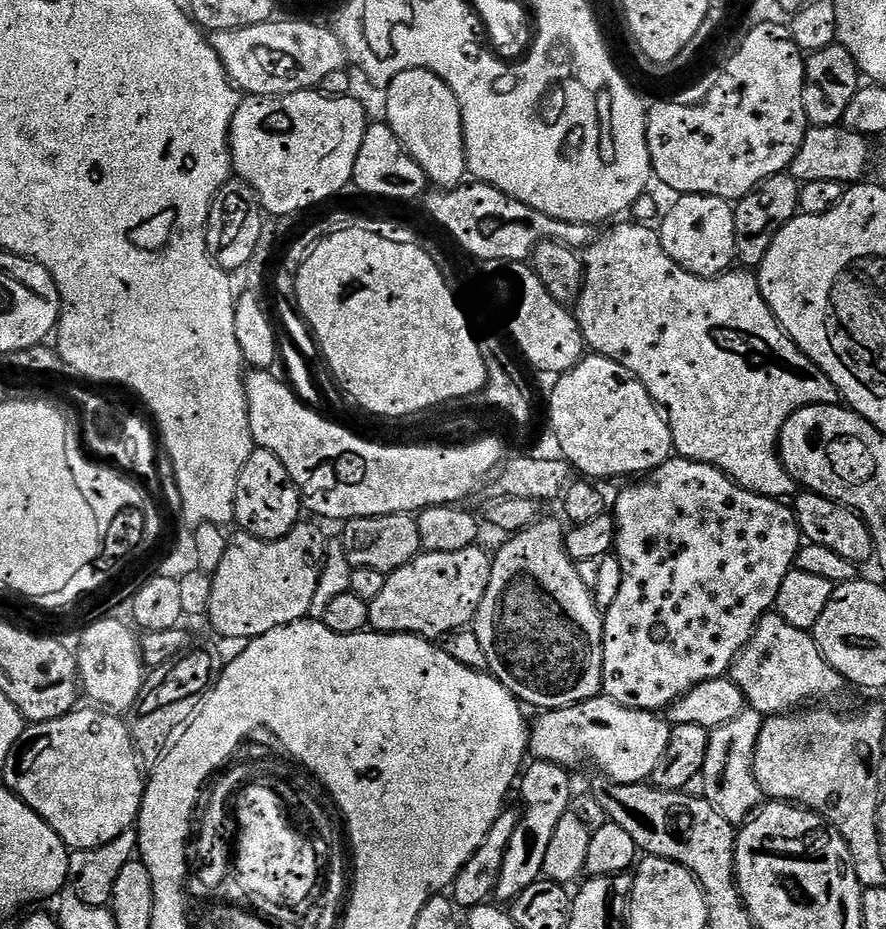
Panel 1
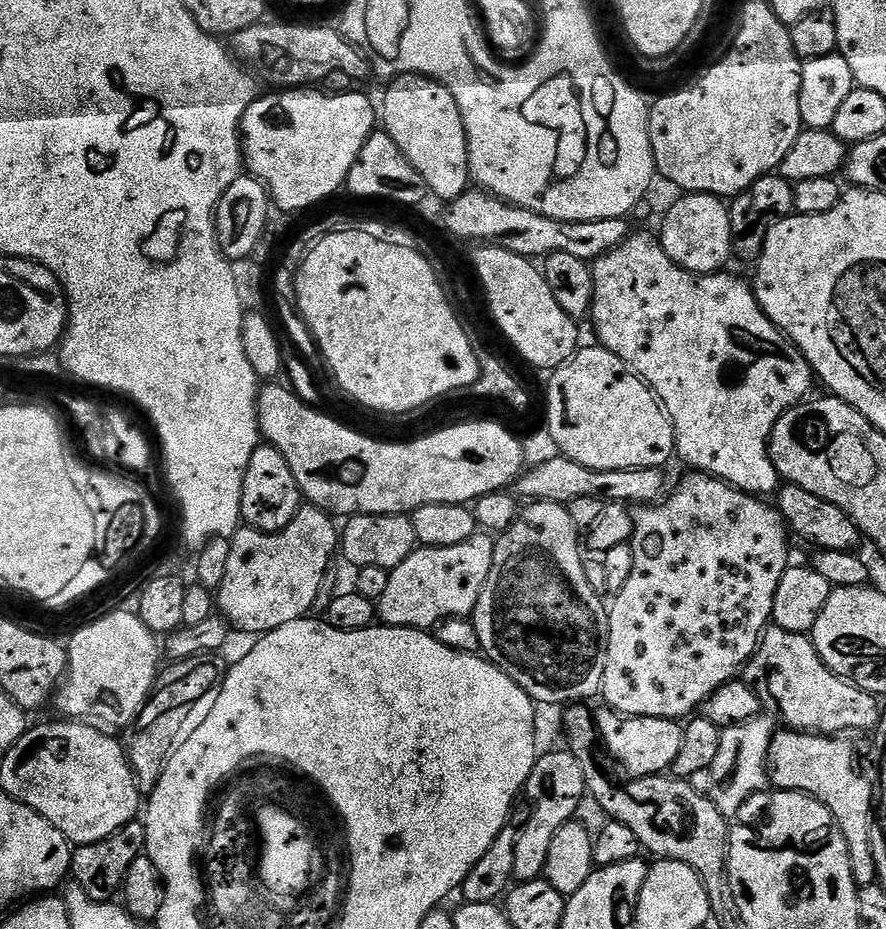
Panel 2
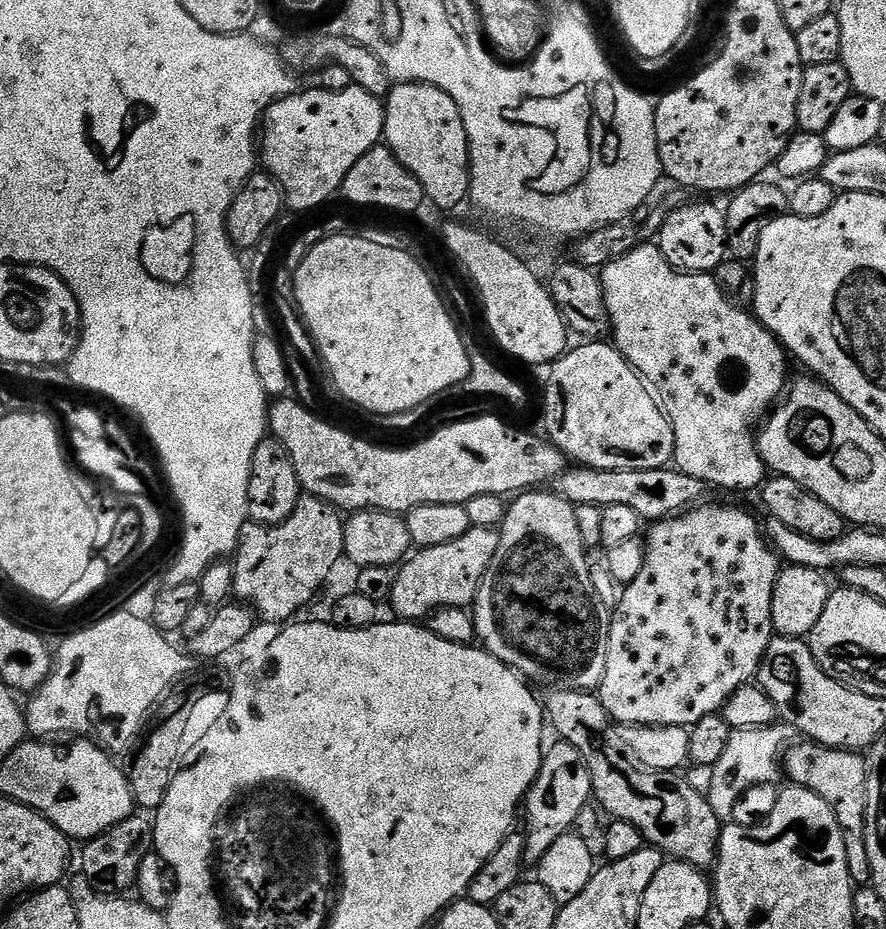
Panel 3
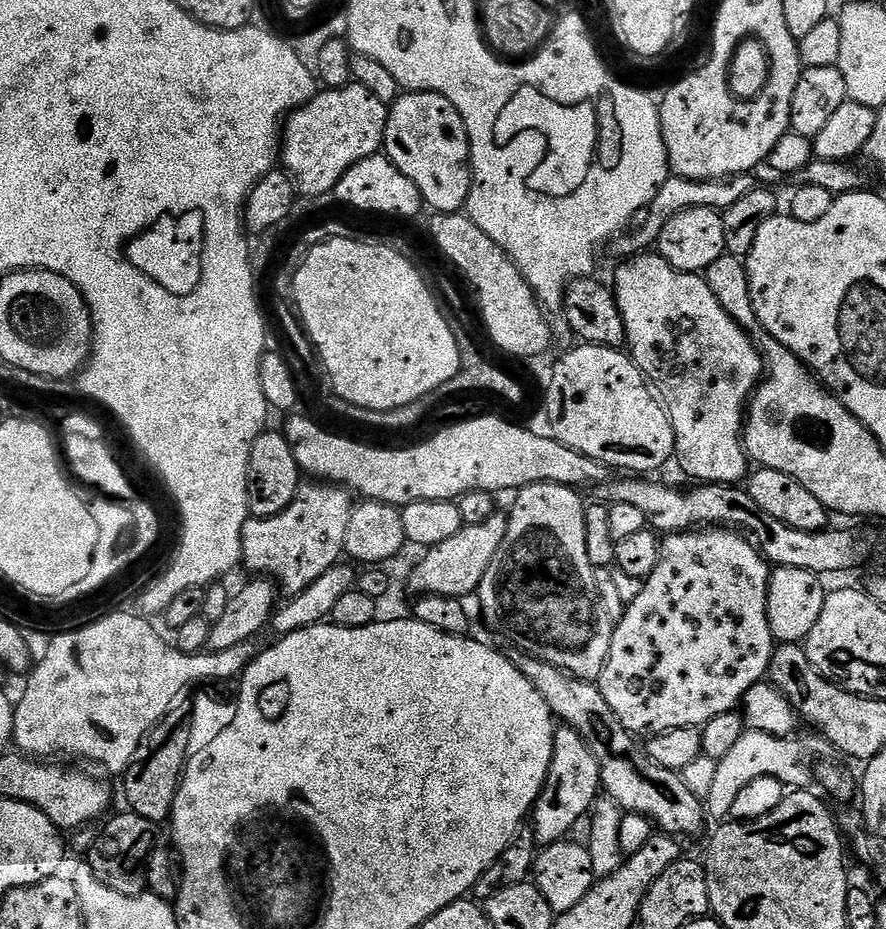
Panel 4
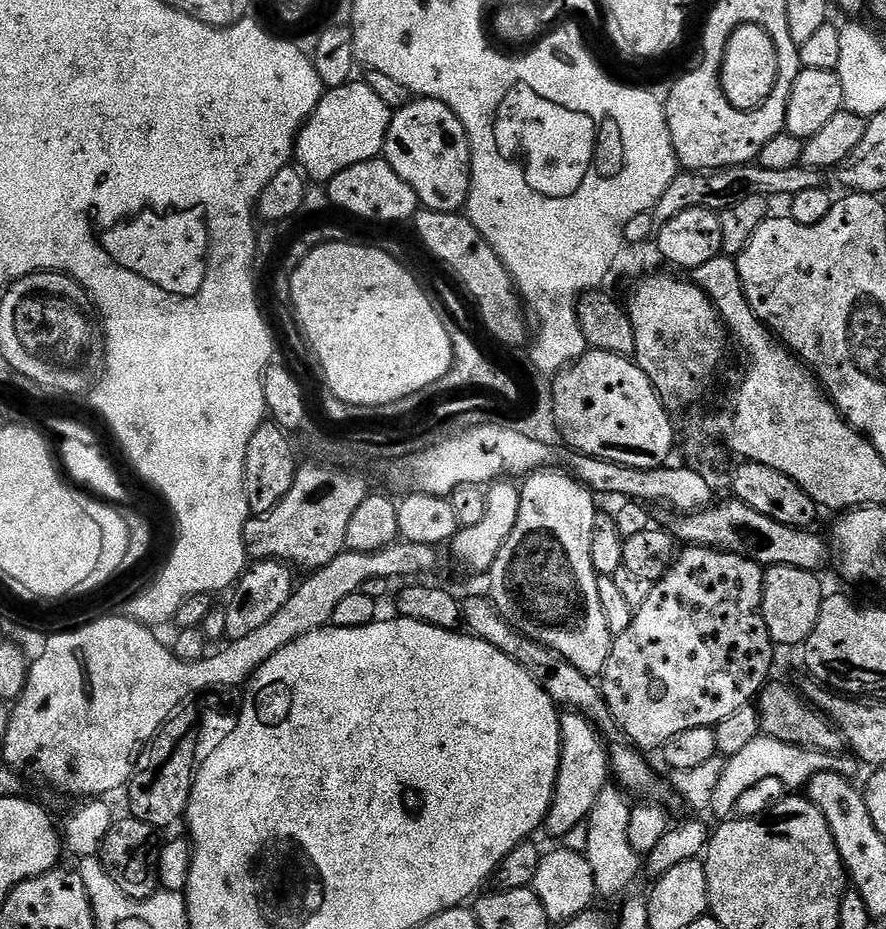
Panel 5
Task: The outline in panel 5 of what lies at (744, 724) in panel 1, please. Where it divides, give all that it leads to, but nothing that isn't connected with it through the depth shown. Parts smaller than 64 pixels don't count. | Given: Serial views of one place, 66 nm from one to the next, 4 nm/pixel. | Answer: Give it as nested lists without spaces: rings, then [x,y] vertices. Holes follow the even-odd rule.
[[[758,735],[754,742],[749,742],[739,754],[727,757],[722,778],[718,787],[714,789],[714,798],[710,805],[710,812],[717,816],[717,821],[723,822],[733,815],[732,812],[740,804],[740,799],[751,788],[764,784],[767,780],[777,780],[780,784],[792,788],[788,790],[800,790],[818,774],[833,772],[839,776],[856,778],[862,771],[862,765],[851,754],[837,754],[835,752],[819,752],[817,748],[800,748],[790,742],[778,742],[778,738],[770,738],[766,735]]]

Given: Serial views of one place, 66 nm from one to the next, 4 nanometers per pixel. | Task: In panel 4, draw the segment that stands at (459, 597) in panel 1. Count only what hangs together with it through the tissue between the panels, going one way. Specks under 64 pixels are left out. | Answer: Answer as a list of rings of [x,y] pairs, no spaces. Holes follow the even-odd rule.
[[[497,510],[486,522],[478,522],[478,526],[465,526],[461,532],[454,534],[454,538],[446,538],[438,546],[427,549],[423,553],[424,561],[417,566],[409,578],[408,584],[416,594],[429,596],[458,596],[468,598],[468,595],[479,589],[482,578],[494,562],[494,554],[502,546],[506,538],[508,517],[503,511]]]

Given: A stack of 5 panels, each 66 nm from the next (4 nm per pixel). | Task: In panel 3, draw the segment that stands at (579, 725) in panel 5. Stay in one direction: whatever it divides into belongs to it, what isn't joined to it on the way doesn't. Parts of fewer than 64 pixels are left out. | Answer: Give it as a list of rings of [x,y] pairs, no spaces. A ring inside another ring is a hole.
[[[567,742],[555,743],[547,745],[538,770],[538,778],[532,783],[522,805],[523,811],[528,811],[528,832],[523,833],[524,862],[528,866],[539,865],[546,850],[550,850],[550,846],[554,846],[558,838],[573,831],[575,818],[584,808],[589,807],[593,799],[590,770],[582,754]]]

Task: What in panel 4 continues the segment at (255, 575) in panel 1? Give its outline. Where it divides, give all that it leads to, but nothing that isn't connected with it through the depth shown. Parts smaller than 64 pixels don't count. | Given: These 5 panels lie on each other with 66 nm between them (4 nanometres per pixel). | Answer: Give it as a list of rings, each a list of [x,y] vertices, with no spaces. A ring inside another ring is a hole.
[[[301,483],[294,502],[290,502],[282,514],[250,518],[242,526],[240,555],[243,567],[248,567],[252,574],[271,578],[281,593],[288,592],[284,594],[296,596],[306,590],[306,586],[318,582],[326,570],[341,563],[346,525],[350,523],[353,507],[353,493],[339,484]]]

